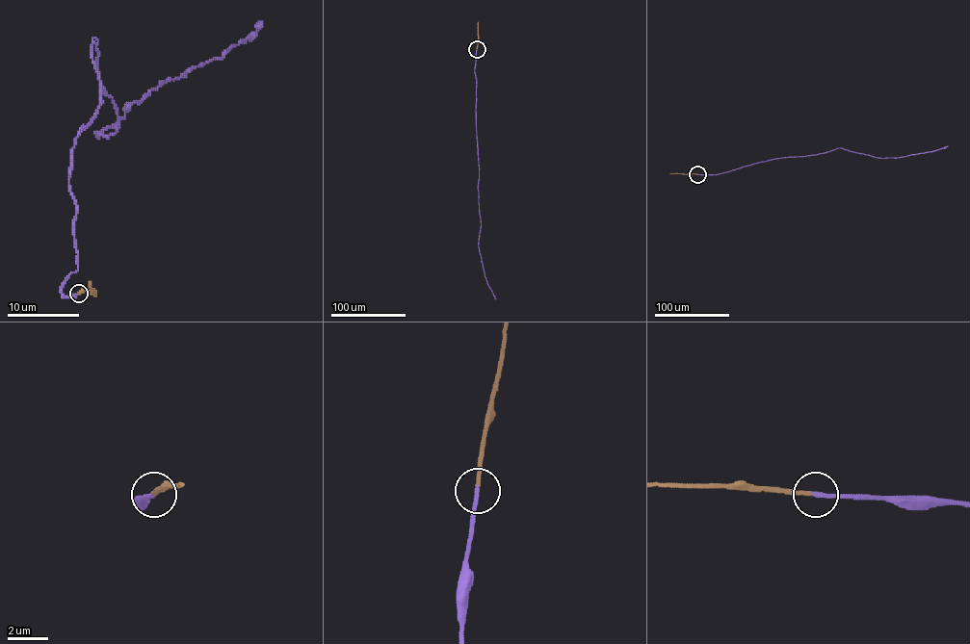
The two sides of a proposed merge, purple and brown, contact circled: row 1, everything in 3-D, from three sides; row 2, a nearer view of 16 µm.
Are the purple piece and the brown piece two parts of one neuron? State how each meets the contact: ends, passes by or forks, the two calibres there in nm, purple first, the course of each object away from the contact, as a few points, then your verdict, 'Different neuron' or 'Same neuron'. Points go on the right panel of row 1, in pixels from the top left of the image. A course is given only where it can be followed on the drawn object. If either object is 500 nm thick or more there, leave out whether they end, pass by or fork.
At the ring purple ends. At the ring brown ends. Thickness 220 nm (purple) against 170 nm. Course of purple: (697, 174), (718, 174), (759, 162), (816, 154), (838, 147), (875, 157), (897, 158), (947, 146). Course of brown: (697, 174), (669, 173). Same neuron

